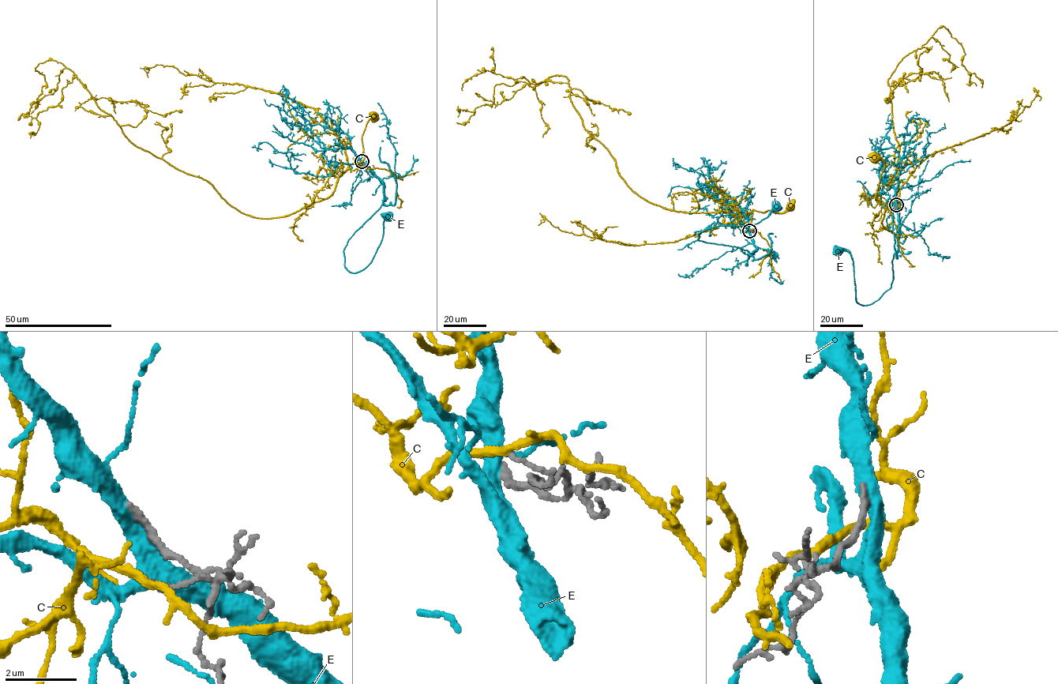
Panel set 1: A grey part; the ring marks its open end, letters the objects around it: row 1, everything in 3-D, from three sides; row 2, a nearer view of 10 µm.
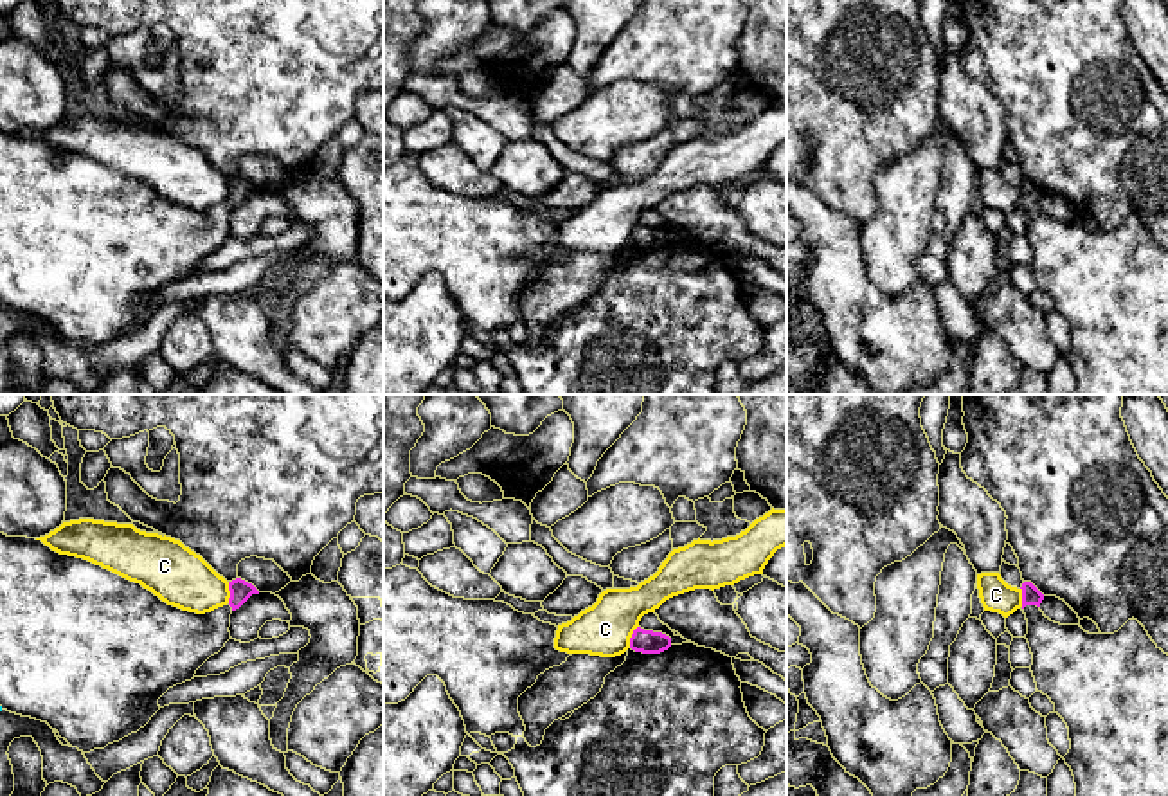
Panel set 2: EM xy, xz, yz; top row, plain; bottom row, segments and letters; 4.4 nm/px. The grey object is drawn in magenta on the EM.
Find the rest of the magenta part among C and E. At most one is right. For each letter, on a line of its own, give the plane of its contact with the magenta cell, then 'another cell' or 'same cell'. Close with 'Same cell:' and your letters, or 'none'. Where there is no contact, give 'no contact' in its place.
C: contact in xz; another cell
E: no contact; another cell
Same cell: none

